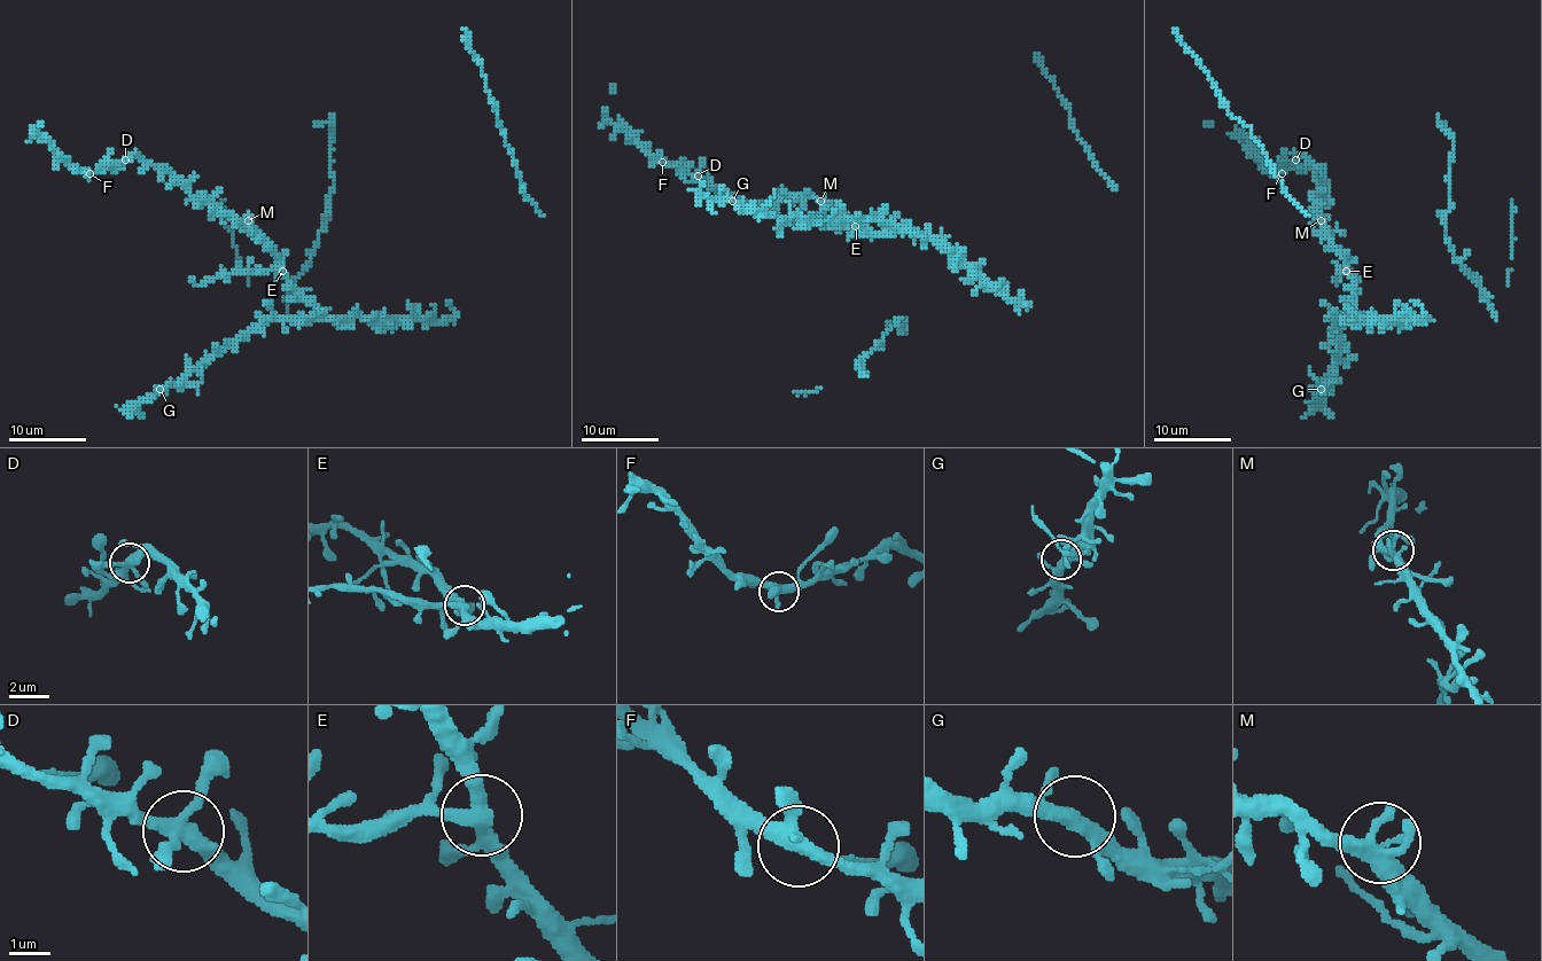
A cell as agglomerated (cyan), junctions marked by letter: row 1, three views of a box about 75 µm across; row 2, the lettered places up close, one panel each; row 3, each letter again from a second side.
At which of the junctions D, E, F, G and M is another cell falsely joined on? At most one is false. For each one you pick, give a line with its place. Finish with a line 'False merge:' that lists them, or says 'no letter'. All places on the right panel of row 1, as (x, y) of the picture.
E: place (1346, 271)
False merge: E

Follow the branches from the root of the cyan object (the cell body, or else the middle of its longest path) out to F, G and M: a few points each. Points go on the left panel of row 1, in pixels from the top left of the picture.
F: (383, 319), (325, 318), (293, 284), (269, 245), (158, 168), (126, 158), (90, 173)
G: (383, 319), (263, 319), (160, 389)
M: (383, 319), (325, 318), (293, 284), (277, 251), (248, 220)

